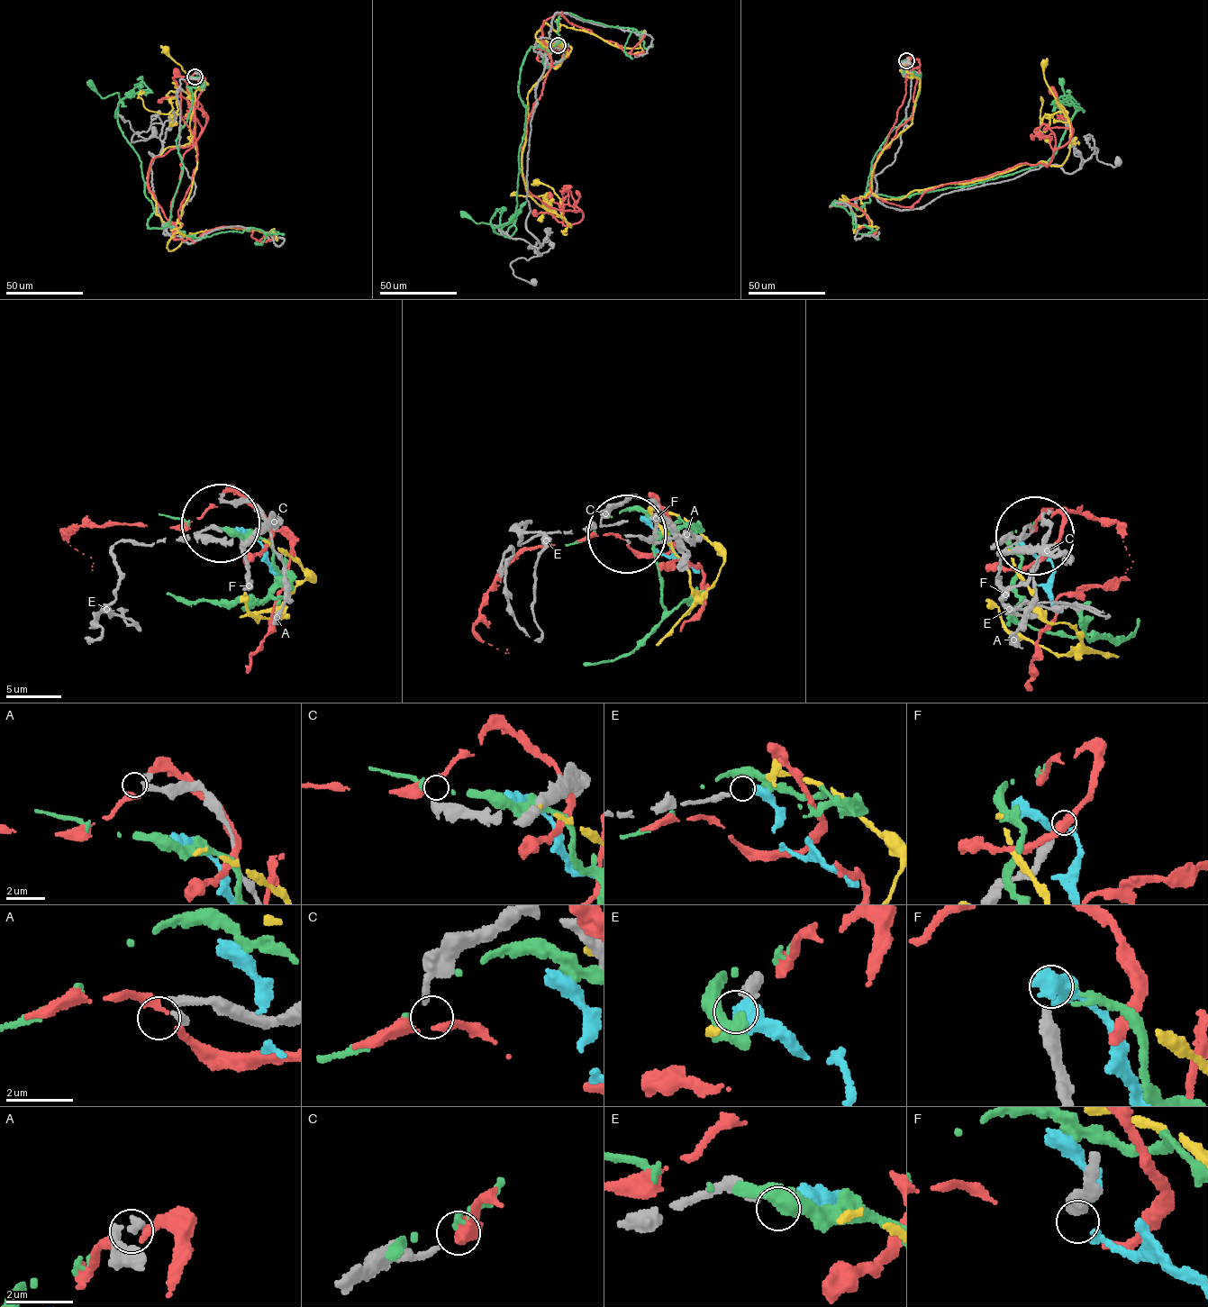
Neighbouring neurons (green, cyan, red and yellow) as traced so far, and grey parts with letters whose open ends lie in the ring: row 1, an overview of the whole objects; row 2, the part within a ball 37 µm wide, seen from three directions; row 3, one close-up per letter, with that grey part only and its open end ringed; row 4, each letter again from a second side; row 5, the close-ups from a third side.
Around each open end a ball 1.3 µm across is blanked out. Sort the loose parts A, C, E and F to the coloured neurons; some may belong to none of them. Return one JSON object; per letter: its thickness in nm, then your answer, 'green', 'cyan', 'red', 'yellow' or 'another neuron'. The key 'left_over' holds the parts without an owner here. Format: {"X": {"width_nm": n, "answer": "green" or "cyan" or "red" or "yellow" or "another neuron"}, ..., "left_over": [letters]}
{"A": {"width_nm": 280, "answer": "another neuron"}, "C": {"width_nm": 160, "answer": "another neuron"}, "E": {"width_nm": 280, "answer": "cyan"}, "F": {"width_nm": 340, "answer": "another neuron"}, "left_over": ["A", "C", "F"]}

